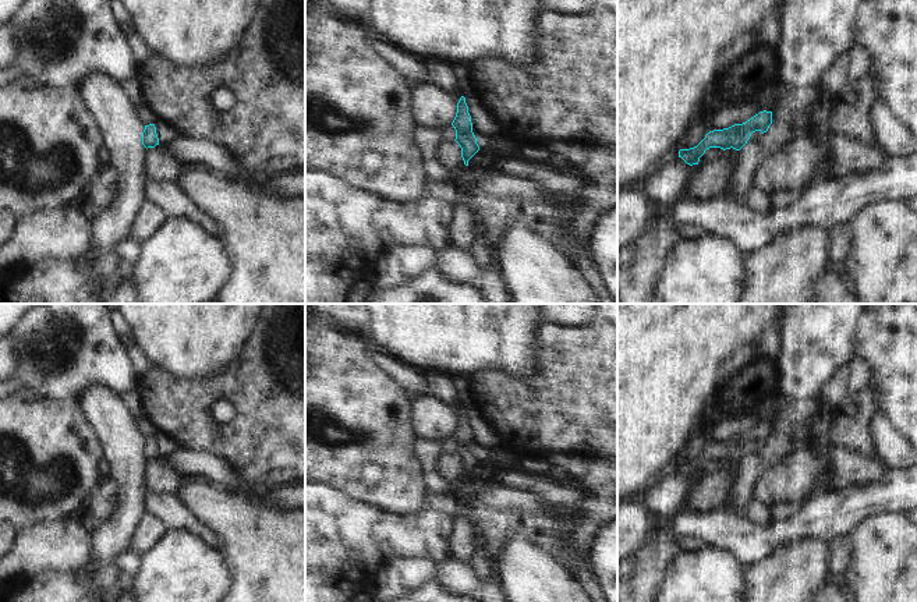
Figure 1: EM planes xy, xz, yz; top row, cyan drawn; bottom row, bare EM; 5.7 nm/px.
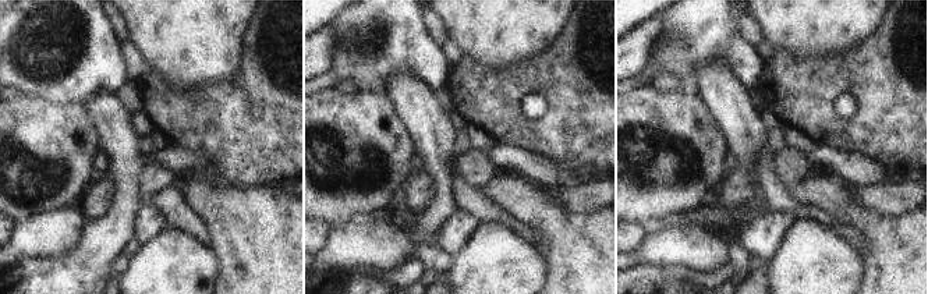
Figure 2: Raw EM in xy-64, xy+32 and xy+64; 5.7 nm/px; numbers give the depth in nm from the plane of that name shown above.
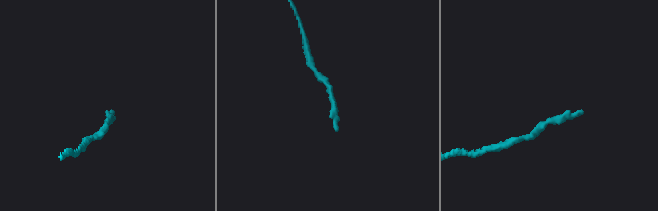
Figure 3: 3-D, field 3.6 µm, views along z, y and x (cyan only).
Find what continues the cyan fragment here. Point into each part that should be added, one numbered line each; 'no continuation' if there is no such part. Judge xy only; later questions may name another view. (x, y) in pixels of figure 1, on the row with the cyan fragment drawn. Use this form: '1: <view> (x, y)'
no continuation

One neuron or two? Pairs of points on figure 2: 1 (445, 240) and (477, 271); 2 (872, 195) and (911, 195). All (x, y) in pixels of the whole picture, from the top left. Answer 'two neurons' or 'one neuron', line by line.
1: two neurons
2: one neuron

